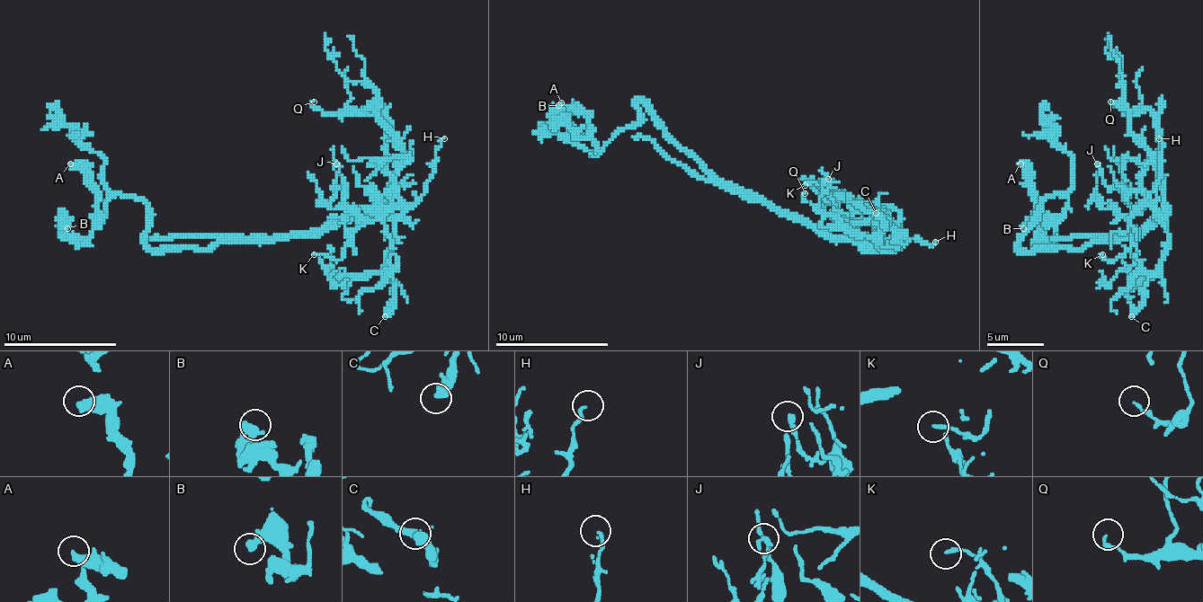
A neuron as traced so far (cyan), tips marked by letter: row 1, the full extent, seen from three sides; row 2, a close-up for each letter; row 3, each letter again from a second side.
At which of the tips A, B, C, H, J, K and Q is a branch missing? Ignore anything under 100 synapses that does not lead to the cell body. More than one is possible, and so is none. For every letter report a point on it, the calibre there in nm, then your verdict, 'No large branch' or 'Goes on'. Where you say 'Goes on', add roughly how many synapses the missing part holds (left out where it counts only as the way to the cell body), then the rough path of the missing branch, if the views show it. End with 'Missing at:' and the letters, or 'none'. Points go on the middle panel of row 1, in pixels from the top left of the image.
A: Place: (561, 102). Thickness 420 nm. No large branch
B: Place: (558, 105). Thickness 400 nm. No large branch
C: Place: (876, 213). Thickness 440 nm. No large branch
H: Place: (935, 242). Thickness 140 nm. No large branch
J: Place: (828, 179). Thickness 220 nm. No large branch
K: Place: (805, 185). Thickness 140 nm. No large branch
Q: Place: (805, 193). Thickness 130 nm. No large branch
Missing at: none

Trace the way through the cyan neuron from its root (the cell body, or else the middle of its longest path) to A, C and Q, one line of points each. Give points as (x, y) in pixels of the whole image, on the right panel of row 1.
A: (1119, 237), (1023, 252), (1020, 234), (1038, 206), (1057, 195), (1068, 200), (1060, 217), (1048, 217), (1020, 163)
C: (1119, 237), (1134, 237), (1156, 215), (1162, 215), (1164, 220), (1168, 252), (1142, 291), (1142, 305), (1131, 316)
Q: (1119, 237), (1134, 237), (1162, 208), (1164, 198), (1156, 158), (1156, 118), (1147, 110), (1122, 112), (1110, 101)

